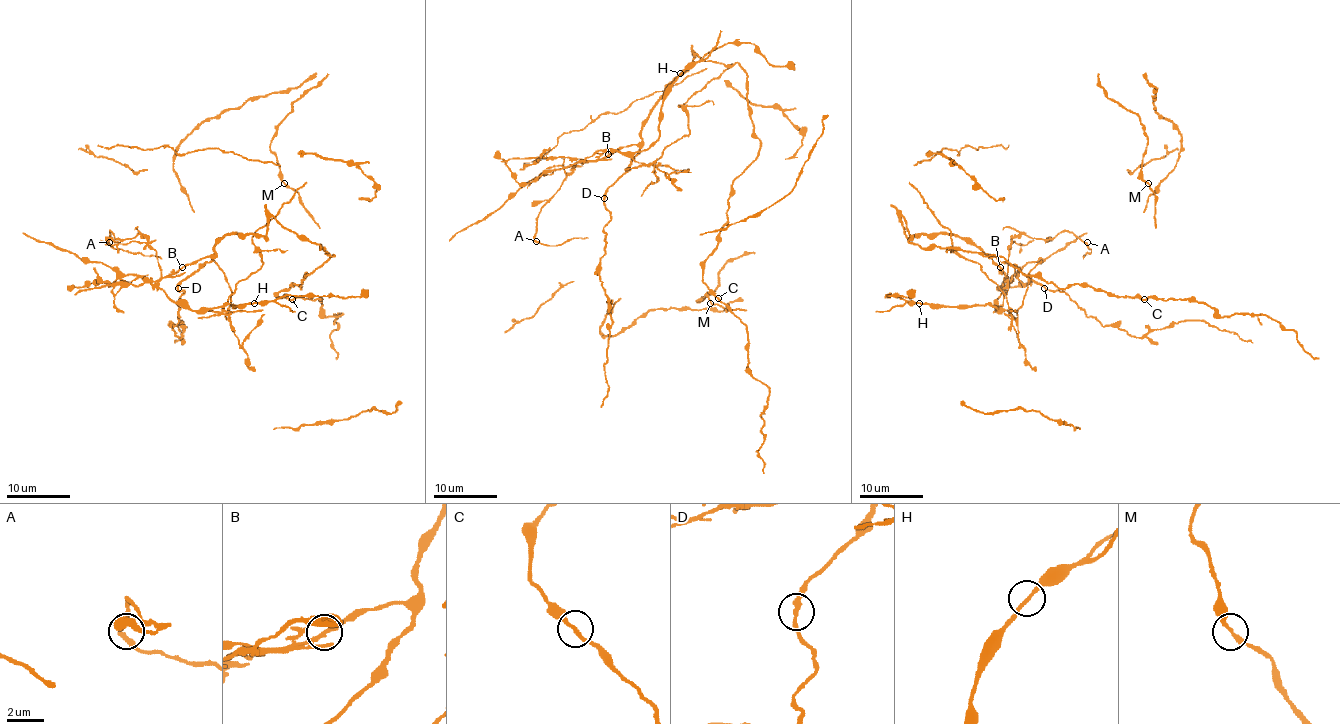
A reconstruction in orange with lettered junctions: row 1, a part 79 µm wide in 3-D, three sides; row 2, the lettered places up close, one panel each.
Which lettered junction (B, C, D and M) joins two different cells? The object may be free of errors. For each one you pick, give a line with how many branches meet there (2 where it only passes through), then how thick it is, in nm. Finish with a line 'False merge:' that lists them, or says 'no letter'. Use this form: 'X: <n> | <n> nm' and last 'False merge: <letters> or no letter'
B: 2 | 220 nm
False merge: B

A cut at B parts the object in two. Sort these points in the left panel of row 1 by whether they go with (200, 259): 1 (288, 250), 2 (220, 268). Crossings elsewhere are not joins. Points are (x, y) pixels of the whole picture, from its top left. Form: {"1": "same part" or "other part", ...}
{"1": "other part", "2": "other part"}

